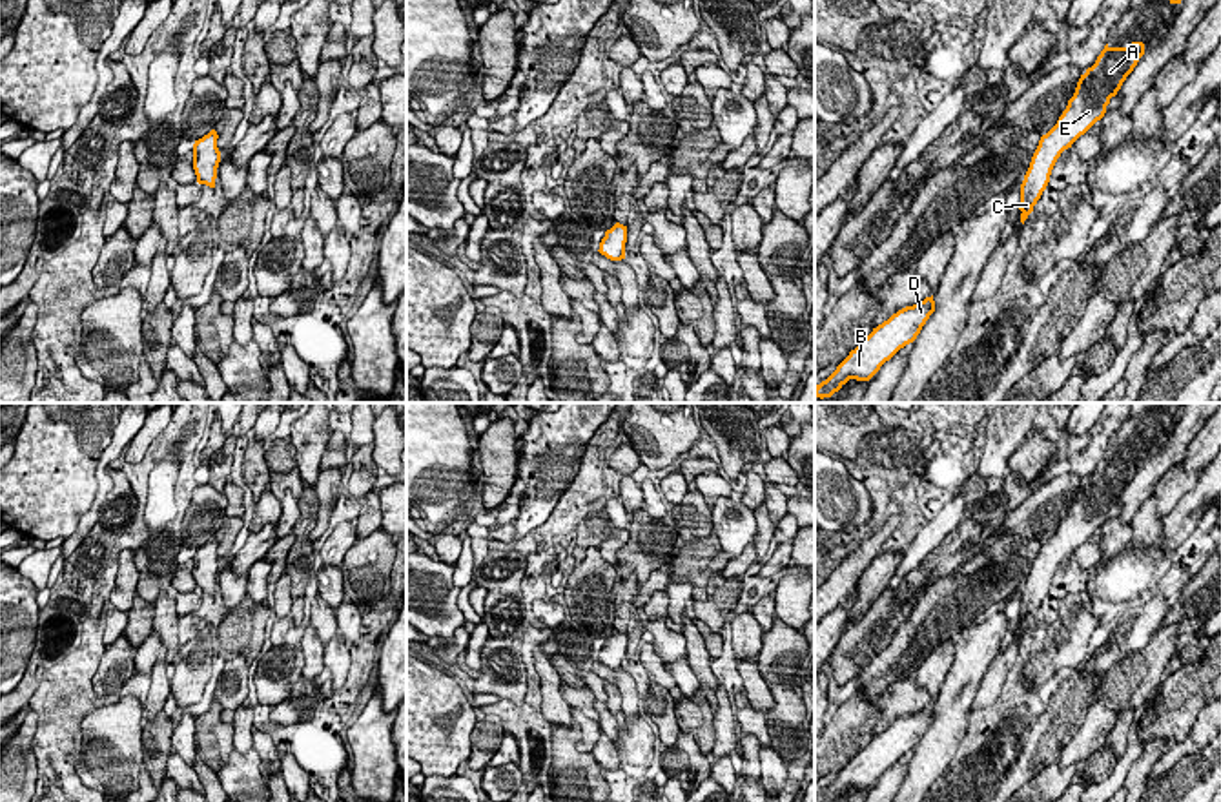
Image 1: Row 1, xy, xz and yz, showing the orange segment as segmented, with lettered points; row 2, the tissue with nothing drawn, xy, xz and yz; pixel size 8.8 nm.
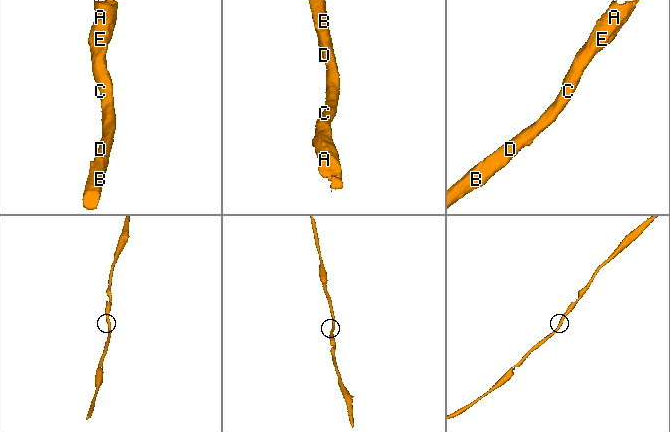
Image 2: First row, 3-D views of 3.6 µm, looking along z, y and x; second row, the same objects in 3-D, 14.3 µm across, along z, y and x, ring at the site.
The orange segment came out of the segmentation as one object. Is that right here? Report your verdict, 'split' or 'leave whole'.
leave whole

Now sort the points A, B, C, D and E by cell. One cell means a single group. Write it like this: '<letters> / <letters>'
A B C D E

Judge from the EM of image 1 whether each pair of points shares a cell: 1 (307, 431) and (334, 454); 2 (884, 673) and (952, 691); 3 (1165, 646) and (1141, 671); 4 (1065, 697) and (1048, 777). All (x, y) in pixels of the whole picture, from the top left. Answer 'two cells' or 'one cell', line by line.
1: two cells
2: two cells
3: one cell
4: two cells

